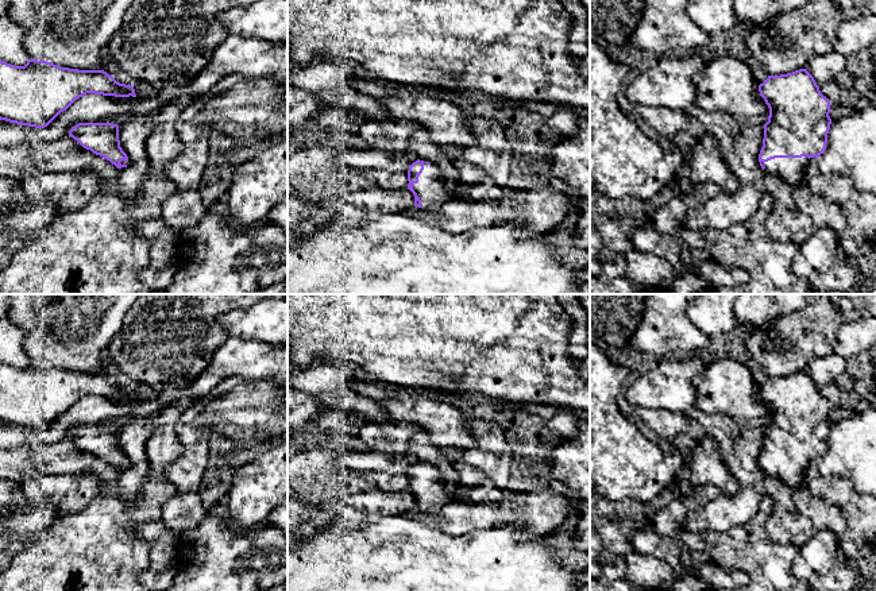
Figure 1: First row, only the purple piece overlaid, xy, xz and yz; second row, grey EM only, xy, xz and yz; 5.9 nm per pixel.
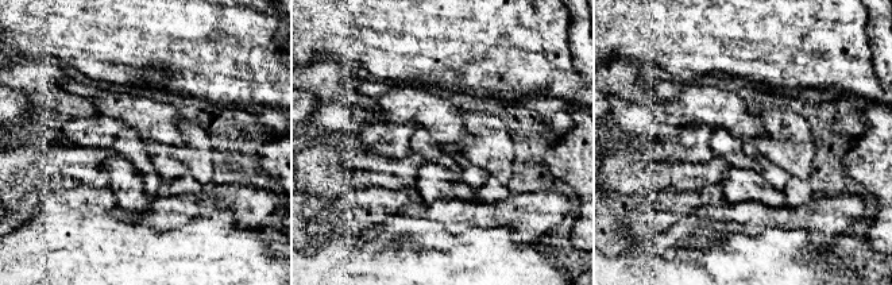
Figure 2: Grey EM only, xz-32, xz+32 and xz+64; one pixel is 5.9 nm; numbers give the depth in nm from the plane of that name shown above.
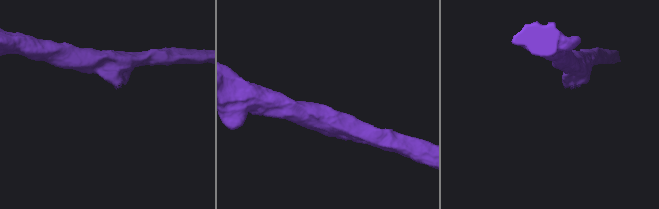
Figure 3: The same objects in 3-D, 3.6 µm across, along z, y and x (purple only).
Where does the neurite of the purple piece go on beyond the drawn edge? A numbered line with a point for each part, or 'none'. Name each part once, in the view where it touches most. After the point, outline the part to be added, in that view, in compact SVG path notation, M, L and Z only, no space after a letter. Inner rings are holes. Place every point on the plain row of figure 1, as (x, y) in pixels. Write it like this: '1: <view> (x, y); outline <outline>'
1: yz (790, 472); outline M807 459L802 460L775 460L768 464L761 464L765 468L765 475L772 479L779 479L791 490L803 484L803 471Z

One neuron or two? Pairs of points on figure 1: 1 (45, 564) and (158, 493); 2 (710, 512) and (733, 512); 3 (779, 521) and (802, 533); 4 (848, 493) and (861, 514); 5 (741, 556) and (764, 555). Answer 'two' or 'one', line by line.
1: one
2: one
3: one
4: one
5: one

